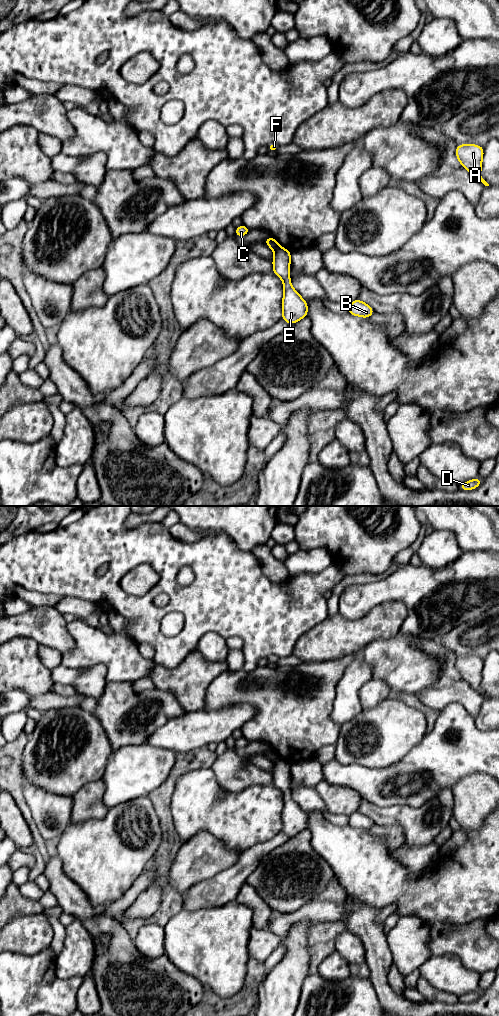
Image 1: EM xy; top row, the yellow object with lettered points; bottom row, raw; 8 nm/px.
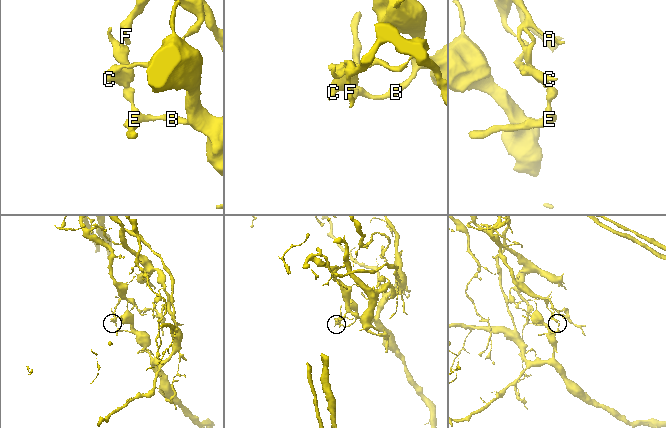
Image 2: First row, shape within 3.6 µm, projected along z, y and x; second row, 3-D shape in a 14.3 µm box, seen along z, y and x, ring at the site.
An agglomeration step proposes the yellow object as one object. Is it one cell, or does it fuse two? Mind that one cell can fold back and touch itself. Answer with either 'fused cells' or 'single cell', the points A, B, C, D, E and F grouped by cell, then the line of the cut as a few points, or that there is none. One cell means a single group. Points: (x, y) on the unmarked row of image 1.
fused cells; groups A C F / B D E; cut xy (280, 758), (274, 762)

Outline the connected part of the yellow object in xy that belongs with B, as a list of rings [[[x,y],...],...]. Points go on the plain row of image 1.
[[[357,811],[349,815],[348,825],[349,827],[354,827],[369,831],[370,828],[375,825],[375,823],[368,816],[361,813],[360,811]]]

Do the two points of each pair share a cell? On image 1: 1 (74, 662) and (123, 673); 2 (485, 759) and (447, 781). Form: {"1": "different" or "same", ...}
{"1": "same", "2": "same"}

